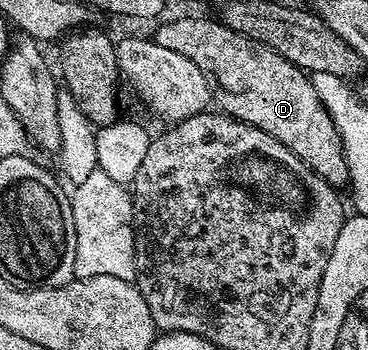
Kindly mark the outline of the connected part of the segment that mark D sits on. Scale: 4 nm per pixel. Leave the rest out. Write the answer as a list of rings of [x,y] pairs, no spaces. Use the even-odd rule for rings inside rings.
[[[176,17],[173,21],[157,27],[154,40],[158,47],[167,47],[170,51],[178,51],[178,55],[186,55],[186,59],[190,59],[194,67],[201,69],[217,86],[220,84],[228,92],[222,105],[223,112],[235,117],[237,121],[245,121],[247,125],[253,125],[274,135],[294,156],[301,157],[309,169],[323,177],[329,185],[340,187],[340,184],[345,184],[348,164],[344,161],[344,148],[334,127],[334,119],[330,119],[320,102],[320,96],[312,90],[311,76],[294,63],[290,63],[290,59],[278,55],[278,51],[262,43],[235,33],[219,20],[211,21],[208,17]]]

